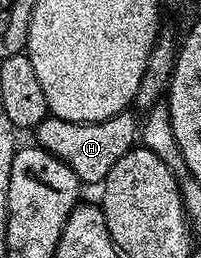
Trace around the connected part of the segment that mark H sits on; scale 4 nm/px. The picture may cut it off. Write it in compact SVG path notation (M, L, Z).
M126 110L107 118L103 122L80 124L67 122L58 116L48 115L43 122L39 122L35 129L36 147L55 154L63 163L72 166L73 172L83 184L104 183L107 174L138 143L139 120L132 116L132 111Z

